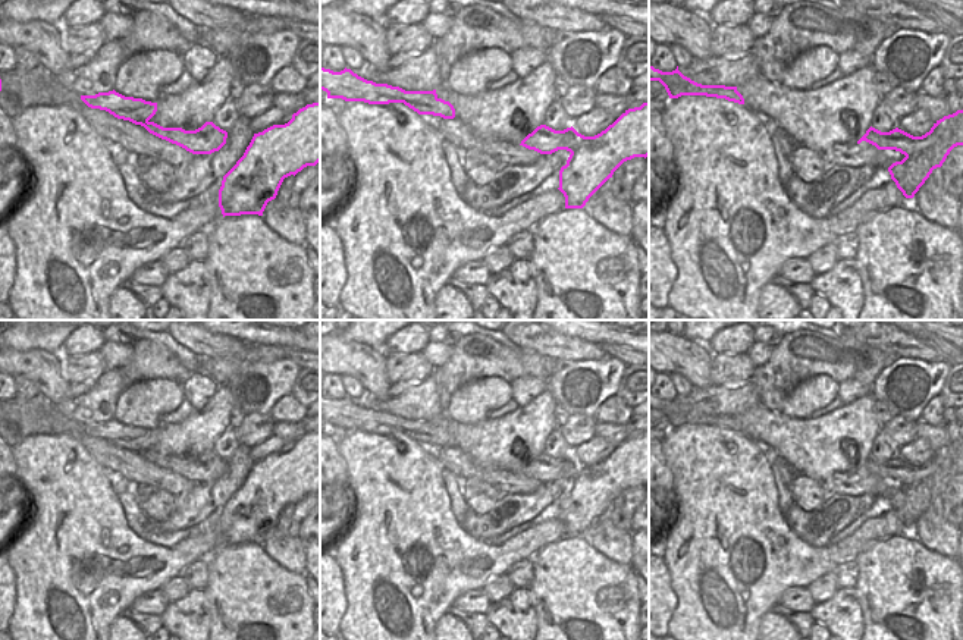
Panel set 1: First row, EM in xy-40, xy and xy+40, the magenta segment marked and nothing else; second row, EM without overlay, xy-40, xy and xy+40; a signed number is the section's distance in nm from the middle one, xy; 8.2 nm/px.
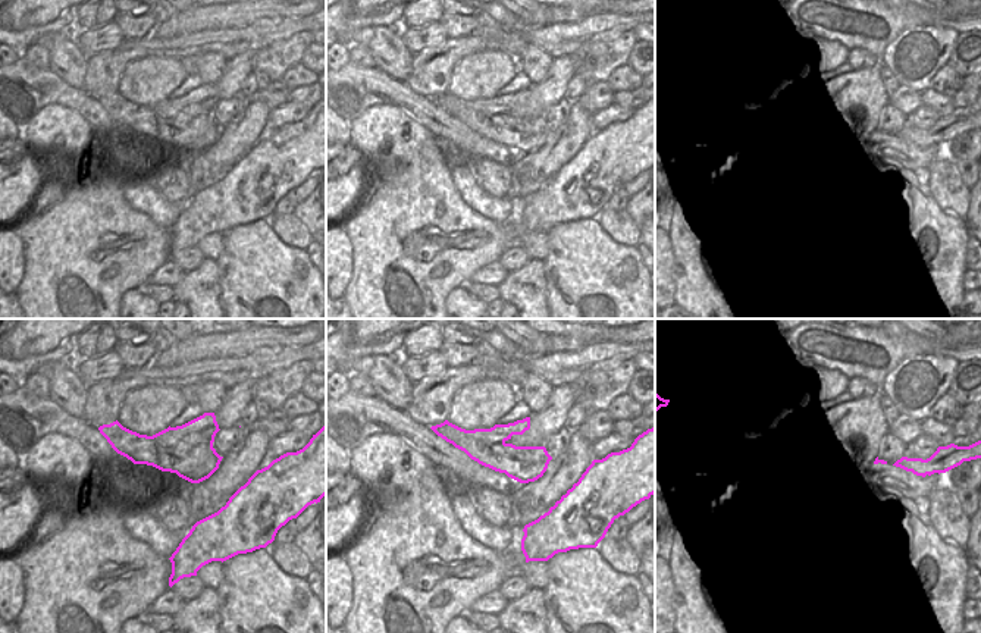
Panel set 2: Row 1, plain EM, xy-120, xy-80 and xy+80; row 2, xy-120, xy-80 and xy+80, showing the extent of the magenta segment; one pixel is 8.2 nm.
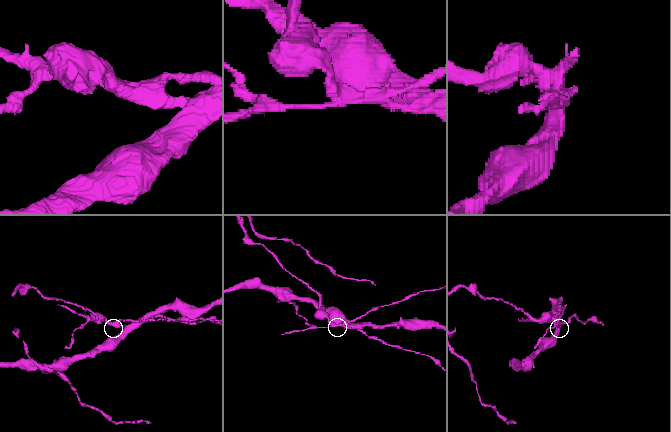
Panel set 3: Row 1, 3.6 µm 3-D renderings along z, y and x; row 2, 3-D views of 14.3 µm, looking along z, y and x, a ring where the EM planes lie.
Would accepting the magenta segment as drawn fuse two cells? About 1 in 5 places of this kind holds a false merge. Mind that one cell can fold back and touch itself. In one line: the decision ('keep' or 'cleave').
cleave

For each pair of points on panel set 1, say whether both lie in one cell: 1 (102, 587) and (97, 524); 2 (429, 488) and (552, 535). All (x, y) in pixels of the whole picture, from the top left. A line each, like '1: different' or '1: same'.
1: same
2: same

